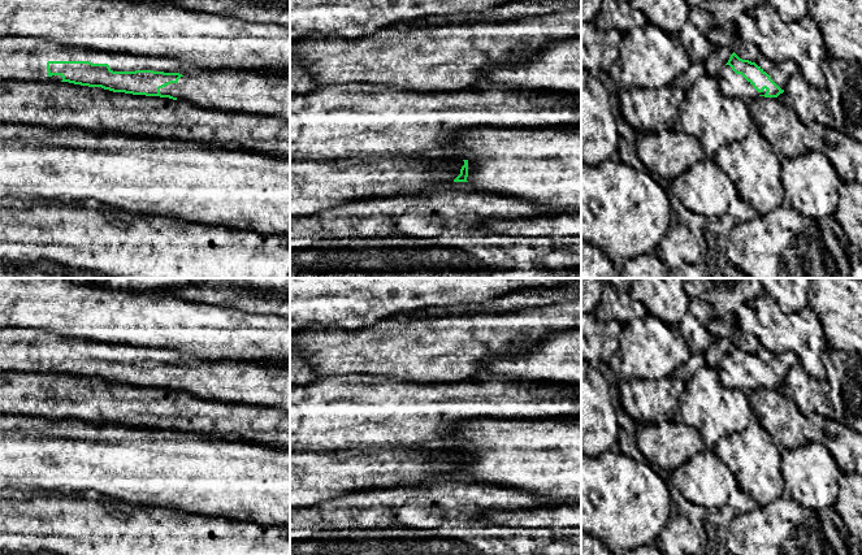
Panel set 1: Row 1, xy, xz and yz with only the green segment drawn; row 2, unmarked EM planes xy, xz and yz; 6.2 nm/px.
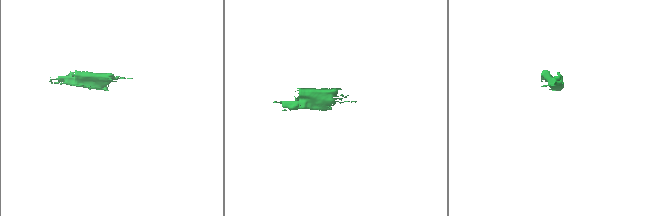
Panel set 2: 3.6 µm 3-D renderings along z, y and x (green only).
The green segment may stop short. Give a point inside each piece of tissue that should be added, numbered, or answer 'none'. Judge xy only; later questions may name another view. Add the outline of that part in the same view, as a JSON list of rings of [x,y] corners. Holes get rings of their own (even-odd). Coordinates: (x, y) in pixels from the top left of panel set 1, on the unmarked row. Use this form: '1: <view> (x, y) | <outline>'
1: xy (232, 381) | [[[200,360],[192,368],[181,368],[177,374],[160,380],[170,386],[200,398],[215,398],[225,403],[264,406],[290,415],[290,365],[243,360]]]

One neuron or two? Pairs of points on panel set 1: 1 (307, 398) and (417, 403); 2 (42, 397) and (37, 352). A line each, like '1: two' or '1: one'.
1: one
2: two

